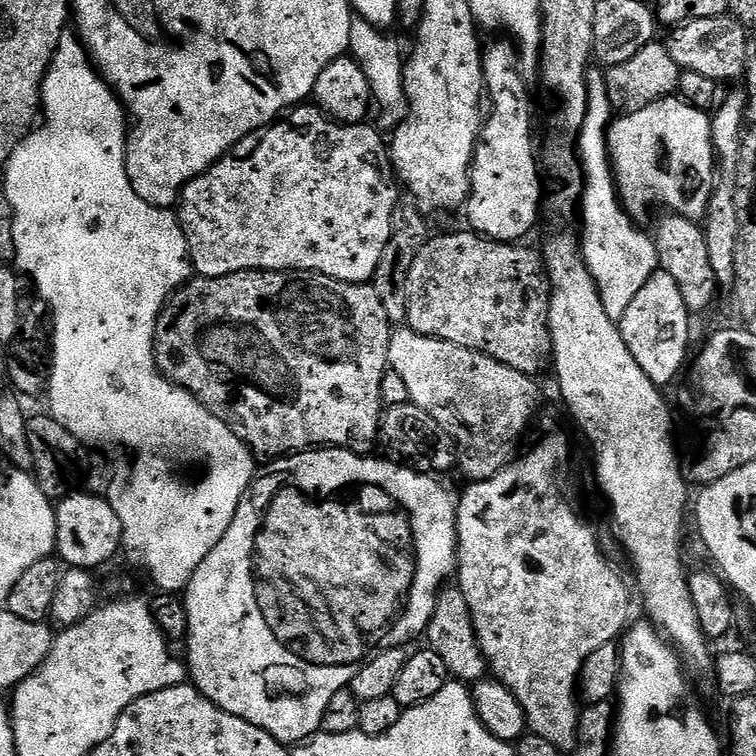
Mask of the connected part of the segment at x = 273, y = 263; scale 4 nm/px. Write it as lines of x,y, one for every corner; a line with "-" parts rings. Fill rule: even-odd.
297,106
283,118
269,124
267,128
259,128
254,134
242,138
242,142
235,144
232,151
227,152
215,166
207,168
200,176
195,176
184,187
178,201
180,228
188,243
188,258
192,261
195,275
200,278
218,278
235,272
257,270
261,272
321,272
323,276
329,276
347,284
368,284
386,248
391,234
391,214
398,203
397,185
386,171
390,156
386,151
385,137
383,140
370,125
371,123
368,122
337,124
315,106

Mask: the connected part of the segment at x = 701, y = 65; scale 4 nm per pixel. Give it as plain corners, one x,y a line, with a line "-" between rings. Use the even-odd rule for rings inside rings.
731,15
718,18
698,18
689,24
682,24
671,29
666,39
666,47
670,58
681,70
694,74
706,74
706,78
723,82
723,80
739,81
744,74
744,57
746,43
743,36
746,29
739,20

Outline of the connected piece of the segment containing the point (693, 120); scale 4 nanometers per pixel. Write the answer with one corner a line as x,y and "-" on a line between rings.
665,98
650,102
637,112
620,114
608,126
608,158
618,185
624,211
633,221
647,214
651,208
664,208
669,213
699,221
705,215
716,183
716,155
711,142
711,119
708,112
690,106
679,98

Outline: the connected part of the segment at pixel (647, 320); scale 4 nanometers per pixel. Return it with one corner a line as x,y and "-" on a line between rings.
657,270
642,286
642,290
638,290
634,302
630,302
626,314
618,321
622,338
630,354
634,354
634,362
642,366
642,374
646,374
646,378
650,378
650,382
657,386
665,386
664,384
670,383
683,368
685,371
686,361
689,359
688,319
690,313
686,302
682,302
678,282
674,282
670,274

